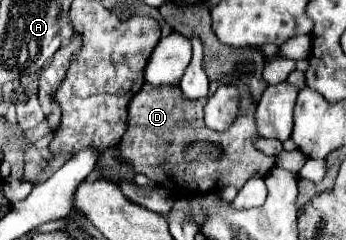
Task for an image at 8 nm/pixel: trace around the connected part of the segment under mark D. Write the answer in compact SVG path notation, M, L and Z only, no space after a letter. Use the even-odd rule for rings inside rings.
M146 83L128 105L128 129L118 145L120 157L132 165L134 173L146 175L148 179L164 187L174 199L184 197L182 181L188 191L216 191L220 189L220 185L234 185L242 189L248 179L266 177L268 171L274 167L274 157L268 157L254 147L254 137L258 135L254 123L256 103L252 101L248 87L244 87L242 83L238 85L238 91L238 119L232 123L230 129L218 133L210 131L202 121L206 99L188 99L178 85L152 87ZM196 141L220 147L220 157L204 155L200 159L186 159L186 147Z

